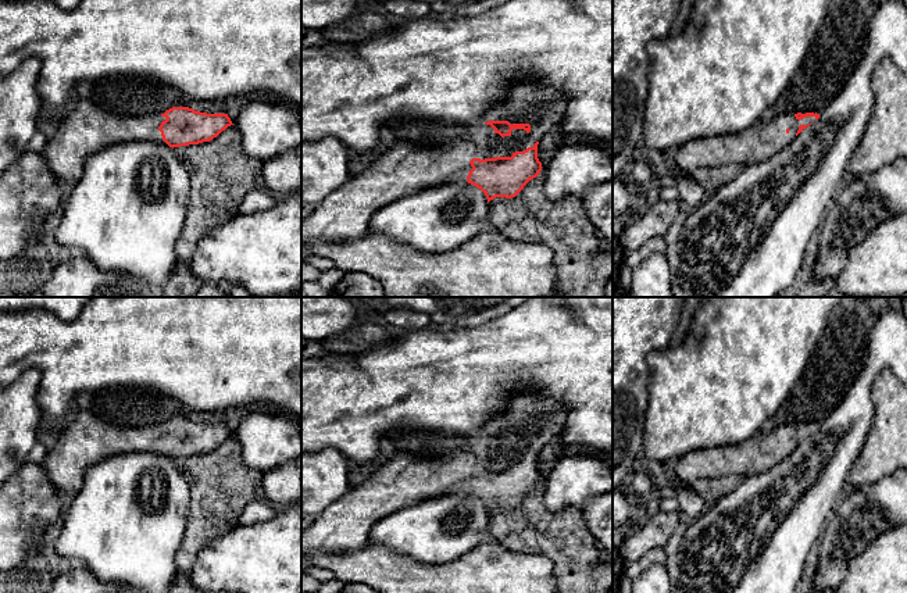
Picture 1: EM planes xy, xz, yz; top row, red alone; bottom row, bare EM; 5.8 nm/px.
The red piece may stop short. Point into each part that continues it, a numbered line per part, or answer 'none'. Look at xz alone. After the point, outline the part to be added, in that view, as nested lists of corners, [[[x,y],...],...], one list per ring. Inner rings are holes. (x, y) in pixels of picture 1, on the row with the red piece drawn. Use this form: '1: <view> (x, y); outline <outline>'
1: xz (404, 168); outline [[[524,79],[511,86],[506,99],[489,110],[479,125],[458,126],[456,136],[443,137],[433,146],[396,139],[301,222],[301,285],[318,281],[321,275],[306,260],[313,256],[311,242],[358,240],[369,231],[374,214],[386,204],[432,186],[467,181],[472,158],[511,157],[533,147],[543,135],[560,126],[567,103],[568,94]],[[488,121],[529,124],[531,132],[513,129],[510,136],[501,137]]]

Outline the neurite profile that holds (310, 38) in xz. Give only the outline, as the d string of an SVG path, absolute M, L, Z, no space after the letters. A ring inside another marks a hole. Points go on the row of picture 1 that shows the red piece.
M301 28L301 46L314 47L325 43L328 43L328 40L322 36L321 31Z

